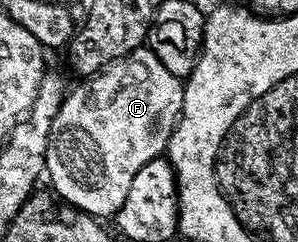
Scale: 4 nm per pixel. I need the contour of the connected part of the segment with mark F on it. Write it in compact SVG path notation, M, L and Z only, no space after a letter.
M139 48L133 50L131 54L124 58L118 59L112 65L101 70L99 74L91 74L83 77L78 87L71 89L69 93L63 97L62 106L56 112L56 116L52 120L52 128L48 132L48 152L46 153L46 174L50 182L54 185L53 193L59 199L63 198L67 202L67 207L73 208L75 211L89 214L99 220L106 220L106 217L117 215L120 204L124 204L124 196L128 196L128 188L132 188L132 176L136 176L136 172L140 172L140 168L144 168L144 164L148 164L148 160L163 157L167 153L170 145L170 137L174 131L174 125L178 123L182 117L182 87L183 79L172 76L172 72L168 72L168 68L164 68L164 64L160 64L160 60L148 48Z

